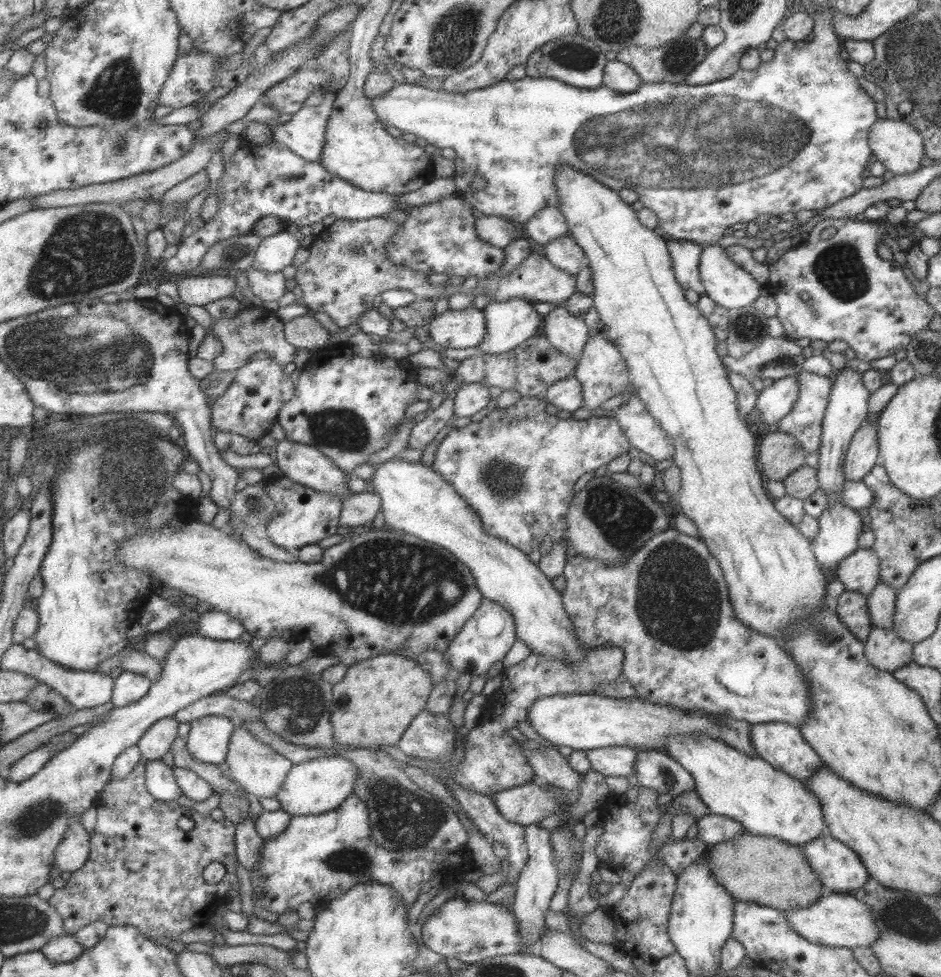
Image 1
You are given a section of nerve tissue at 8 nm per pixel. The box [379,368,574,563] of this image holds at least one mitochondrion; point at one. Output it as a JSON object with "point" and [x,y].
{"point":[499,465]}

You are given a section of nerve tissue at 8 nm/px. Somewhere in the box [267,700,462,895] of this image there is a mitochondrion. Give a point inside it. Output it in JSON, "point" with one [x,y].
{"point":[402,817]}

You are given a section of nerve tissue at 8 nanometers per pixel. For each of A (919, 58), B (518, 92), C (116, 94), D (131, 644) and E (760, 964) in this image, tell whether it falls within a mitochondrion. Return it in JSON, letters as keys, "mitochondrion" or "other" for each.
{"A":"mitochondrion","B":"other","C":"mitochondrion","D":"other","E":"other"}

